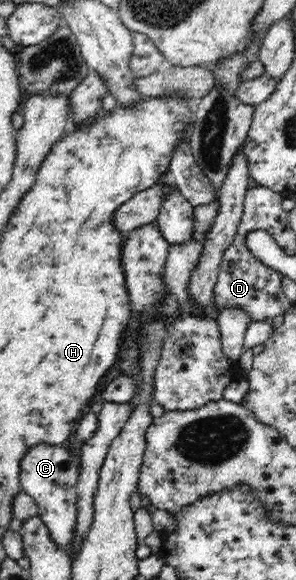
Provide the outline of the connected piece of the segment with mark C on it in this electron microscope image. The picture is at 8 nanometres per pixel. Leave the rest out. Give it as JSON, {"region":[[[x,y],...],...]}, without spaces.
{"region":[[[38,444],[32,449],[29,449],[29,452],[23,457],[20,472],[22,489],[36,500],[39,507],[39,516],[46,525],[48,532],[50,532],[50,538],[54,540],[54,544],[60,550],[64,550],[66,554],[70,554],[70,558],[72,559],[74,559],[74,555],[71,555],[73,552],[71,551],[71,543],[75,534],[76,525],[78,525],[77,493],[75,489],[79,478],[79,468],[78,463],[70,459],[70,455],[64,446]]]}

